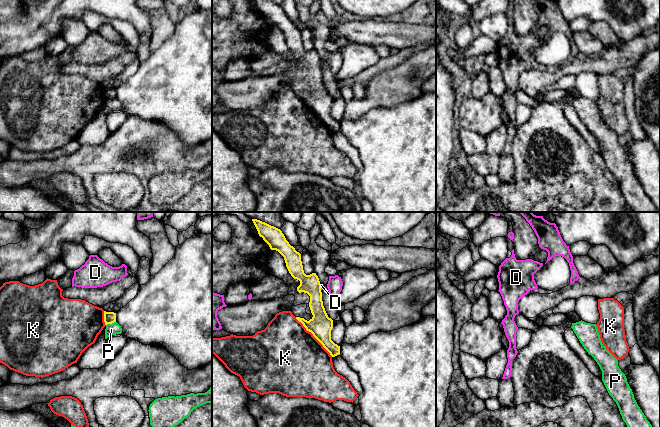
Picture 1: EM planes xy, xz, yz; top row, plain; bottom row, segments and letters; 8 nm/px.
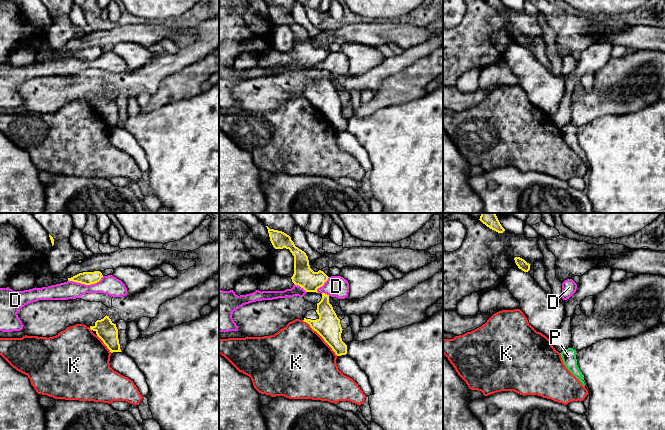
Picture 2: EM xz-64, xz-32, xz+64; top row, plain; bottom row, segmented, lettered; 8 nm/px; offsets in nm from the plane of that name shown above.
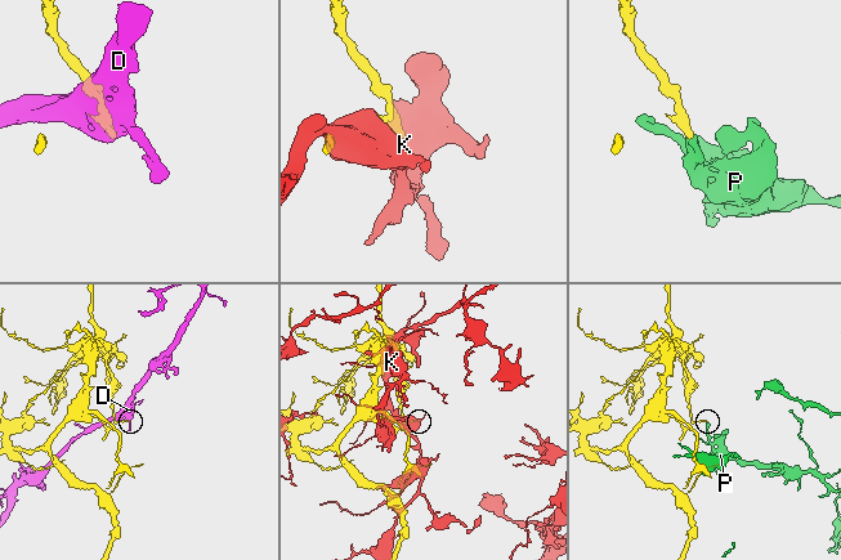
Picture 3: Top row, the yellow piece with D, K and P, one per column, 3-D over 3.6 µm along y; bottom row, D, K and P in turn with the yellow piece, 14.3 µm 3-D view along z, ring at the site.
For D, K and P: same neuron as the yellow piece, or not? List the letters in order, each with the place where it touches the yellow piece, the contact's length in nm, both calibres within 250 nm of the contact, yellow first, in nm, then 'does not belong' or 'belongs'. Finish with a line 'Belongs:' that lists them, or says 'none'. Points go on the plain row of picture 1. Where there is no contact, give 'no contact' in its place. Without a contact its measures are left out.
D: meets yellow in xz at (320, 63); contact 40 nm long; 160 nm thick on the yellow side, 20 nm on the other; does not belong
K: meets yellow in xz at (313, 111); contact 440 nm long; 180 nm thick on the yellow side, 500 nm on the other; does not belong
P: meets yellow in xy at (110, 99); contact 90 nm long; 100 nm thick on the yellow side, 100 nm on the other; does not belong
Belongs: none

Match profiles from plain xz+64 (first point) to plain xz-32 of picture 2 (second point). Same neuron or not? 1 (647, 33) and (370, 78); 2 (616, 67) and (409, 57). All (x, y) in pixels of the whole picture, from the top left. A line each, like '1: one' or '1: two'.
1: two
2: two

